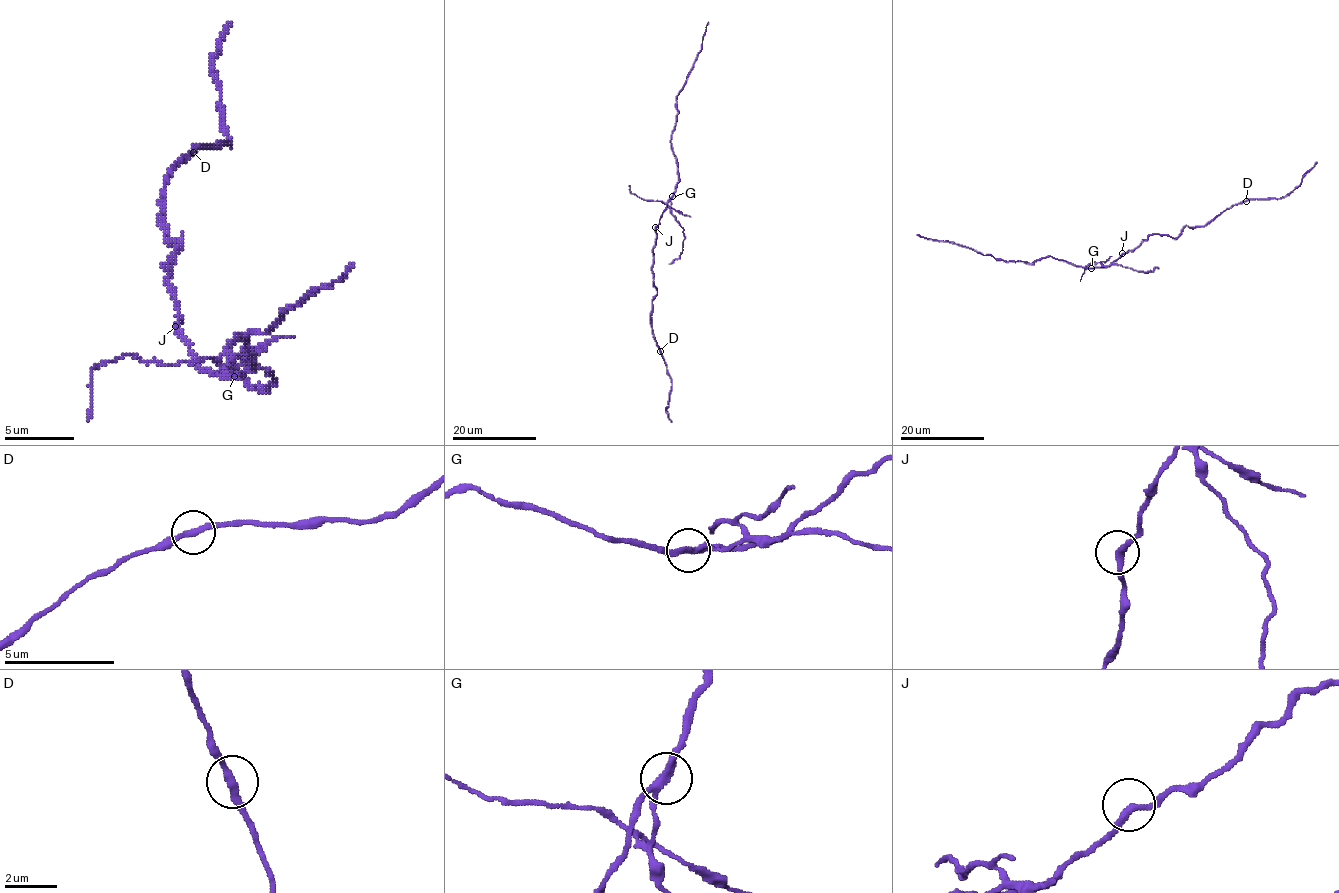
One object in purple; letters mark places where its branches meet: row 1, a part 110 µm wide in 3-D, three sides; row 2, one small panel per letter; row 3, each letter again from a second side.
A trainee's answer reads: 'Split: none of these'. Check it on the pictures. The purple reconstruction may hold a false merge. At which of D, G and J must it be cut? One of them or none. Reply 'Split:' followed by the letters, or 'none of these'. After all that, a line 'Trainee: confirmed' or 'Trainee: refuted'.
Split: G
Trainee: refuted

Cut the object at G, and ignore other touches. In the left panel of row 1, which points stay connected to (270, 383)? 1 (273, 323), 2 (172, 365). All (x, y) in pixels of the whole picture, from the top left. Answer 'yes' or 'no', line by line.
1: no
2: yes

